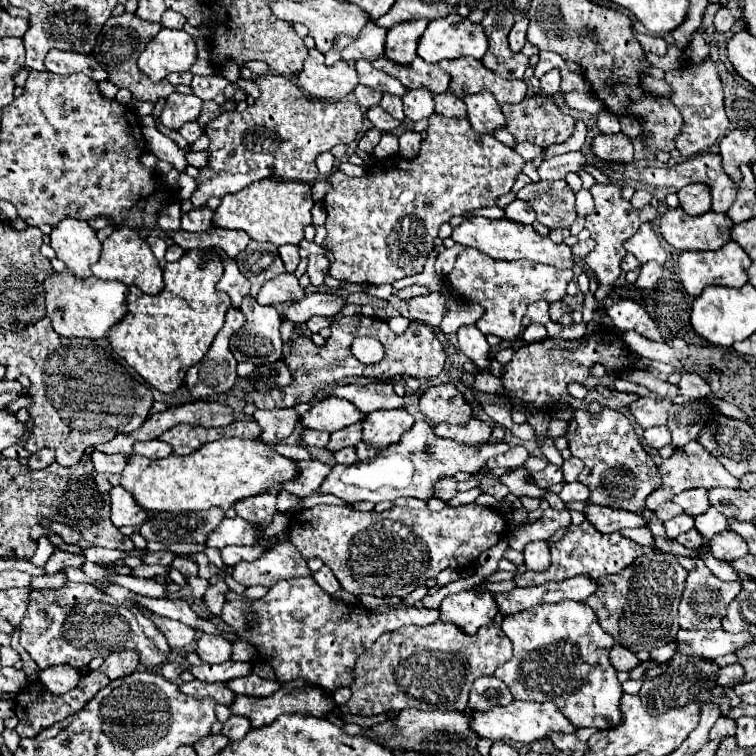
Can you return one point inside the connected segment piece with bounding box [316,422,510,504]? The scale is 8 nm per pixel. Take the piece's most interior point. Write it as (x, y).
(410, 468)

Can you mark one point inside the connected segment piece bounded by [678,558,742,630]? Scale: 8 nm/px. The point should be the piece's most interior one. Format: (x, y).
(703, 603)

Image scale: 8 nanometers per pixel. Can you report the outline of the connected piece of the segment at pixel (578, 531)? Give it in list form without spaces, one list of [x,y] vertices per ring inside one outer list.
[[[588,522],[582,524],[570,524],[568,532],[558,540],[558,542],[550,542],[550,554],[552,554],[552,562],[550,568],[544,572],[524,572],[518,574],[512,582],[516,586],[538,586],[544,582],[558,582],[558,580],[566,580],[572,576],[590,576],[592,580],[604,578],[608,574],[616,574],[620,570],[624,570],[626,566],[630,566],[634,562],[634,558],[642,556],[644,552],[650,552],[650,546],[640,546],[636,542],[628,538],[624,538],[620,533],[614,532],[612,534],[600,534],[594,526],[588,526]]]

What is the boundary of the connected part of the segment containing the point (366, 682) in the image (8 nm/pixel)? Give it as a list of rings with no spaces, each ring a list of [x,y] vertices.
[[[434,622],[424,628],[408,626],[398,628],[394,632],[382,634],[376,644],[366,650],[354,668],[354,684],[352,684],[352,698],[340,706],[340,712],[344,714],[360,714],[360,716],[378,716],[382,712],[400,712],[408,706],[416,706],[420,710],[466,710],[468,704],[468,692],[472,688],[472,682],[480,676],[492,676],[498,666],[508,662],[512,658],[512,644],[508,642],[508,636],[500,630],[496,622],[490,626],[484,626],[478,630],[476,636],[468,636],[460,632],[456,626],[448,626],[442,622]]]

